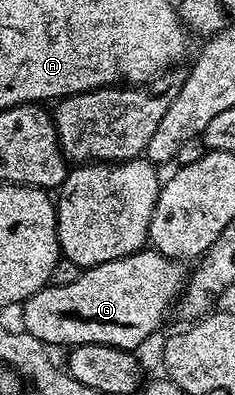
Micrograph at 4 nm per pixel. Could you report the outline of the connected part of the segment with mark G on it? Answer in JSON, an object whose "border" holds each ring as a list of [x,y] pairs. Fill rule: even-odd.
{"border":[[[141,250],[118,258],[114,262],[102,262],[93,268],[86,268],[81,271],[79,278],[70,282],[70,286],[62,286],[61,284],[49,283],[47,288],[35,292],[29,300],[25,300],[22,305],[24,311],[24,324],[22,324],[23,331],[34,334],[34,338],[38,338],[42,342],[59,346],[59,344],[68,344],[67,346],[75,346],[78,344],[113,344],[116,348],[126,348],[129,350],[136,350],[139,344],[144,344],[160,327],[164,324],[164,319],[168,316],[168,311],[173,311],[174,305],[179,301],[186,283],[185,265],[178,260],[171,260],[168,256],[163,256],[161,252],[155,250]]]}

